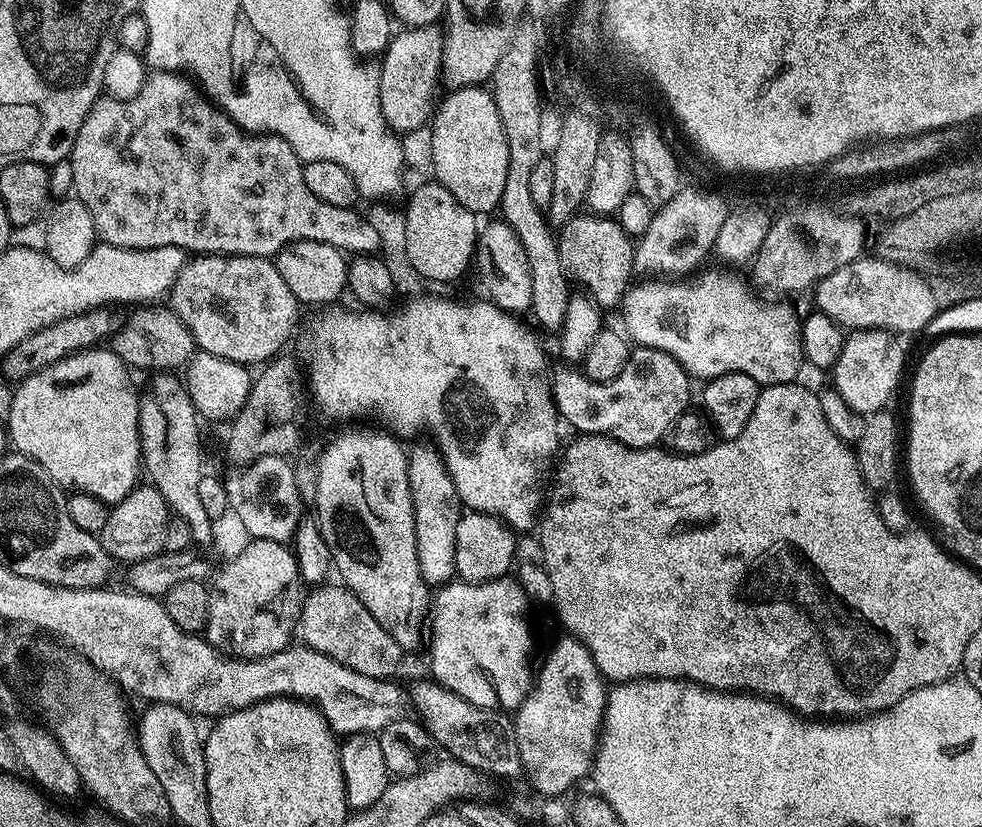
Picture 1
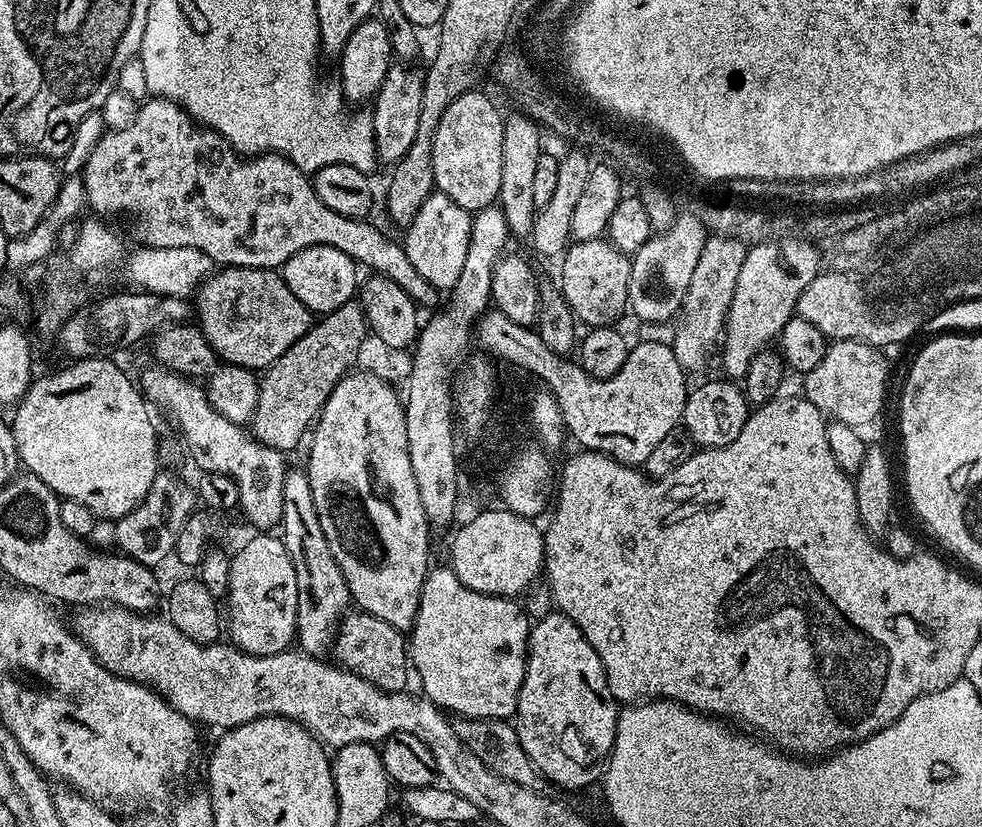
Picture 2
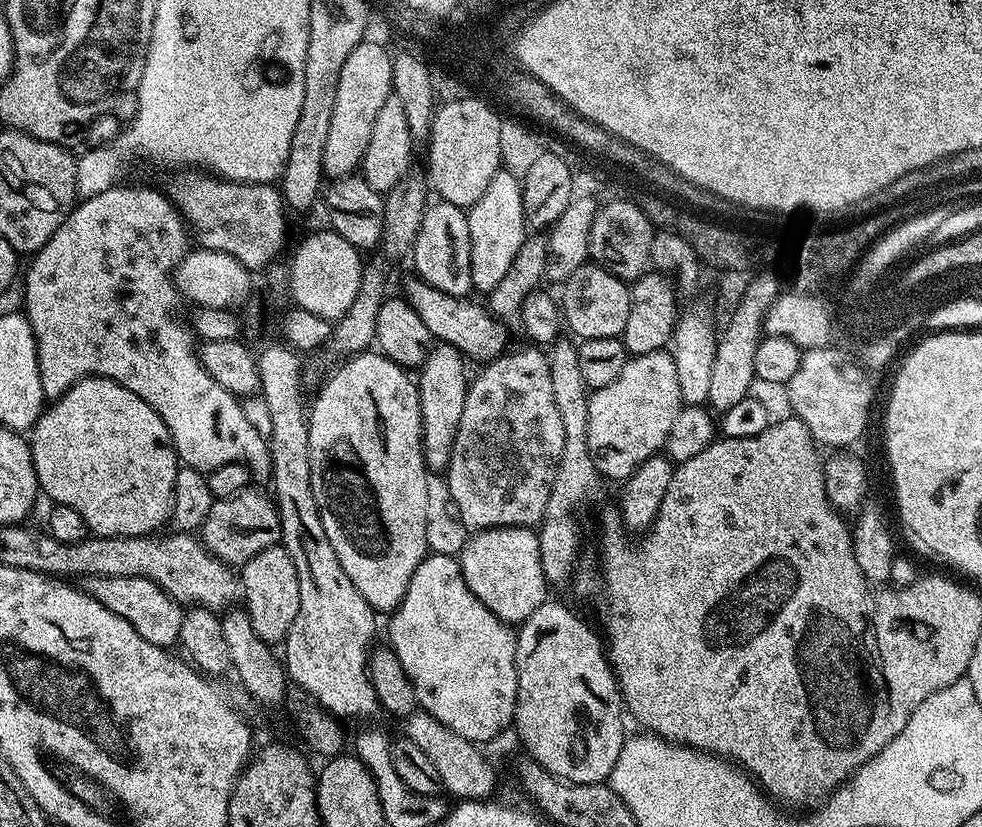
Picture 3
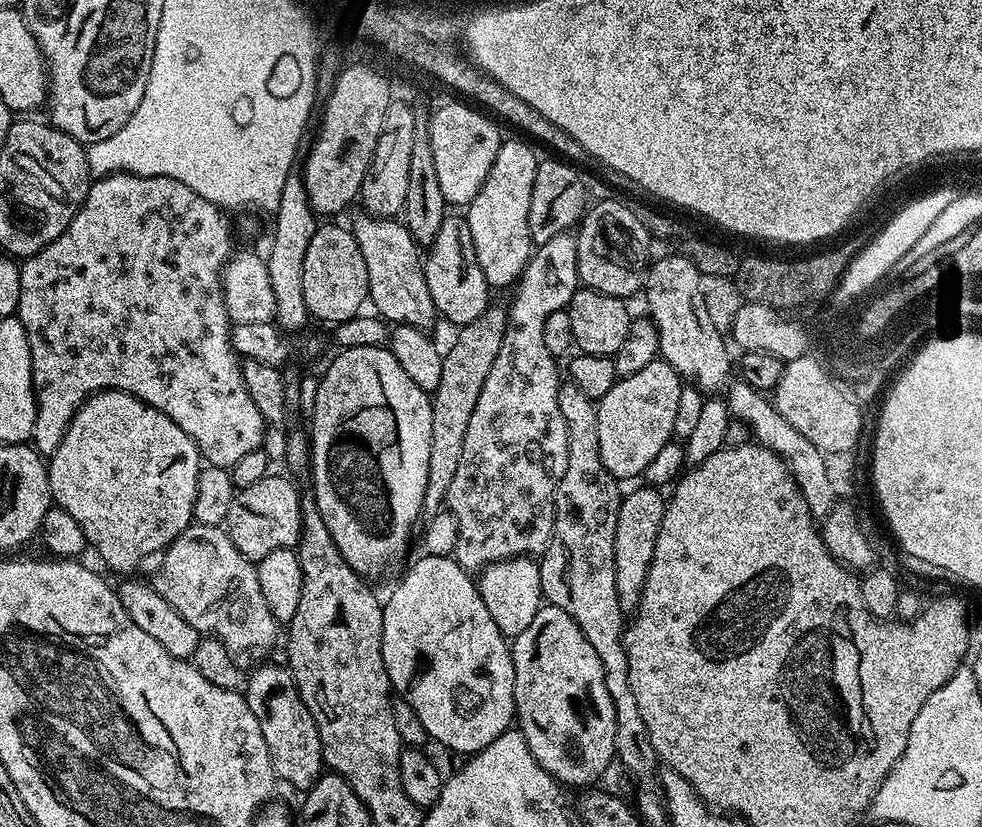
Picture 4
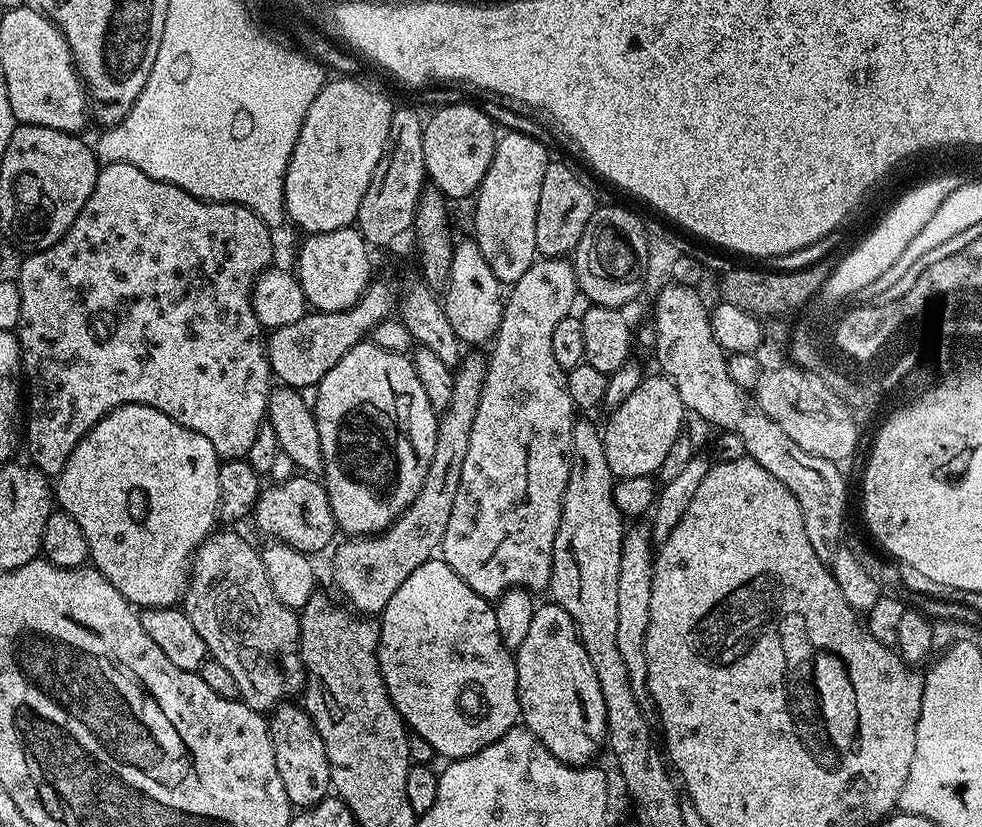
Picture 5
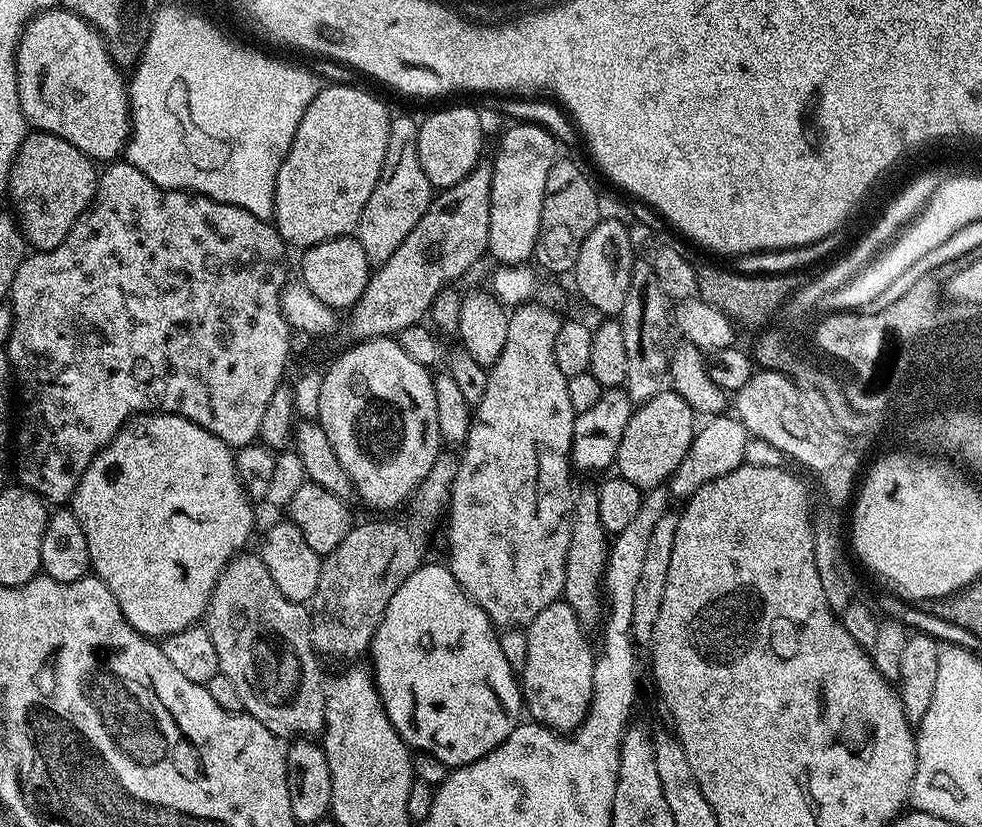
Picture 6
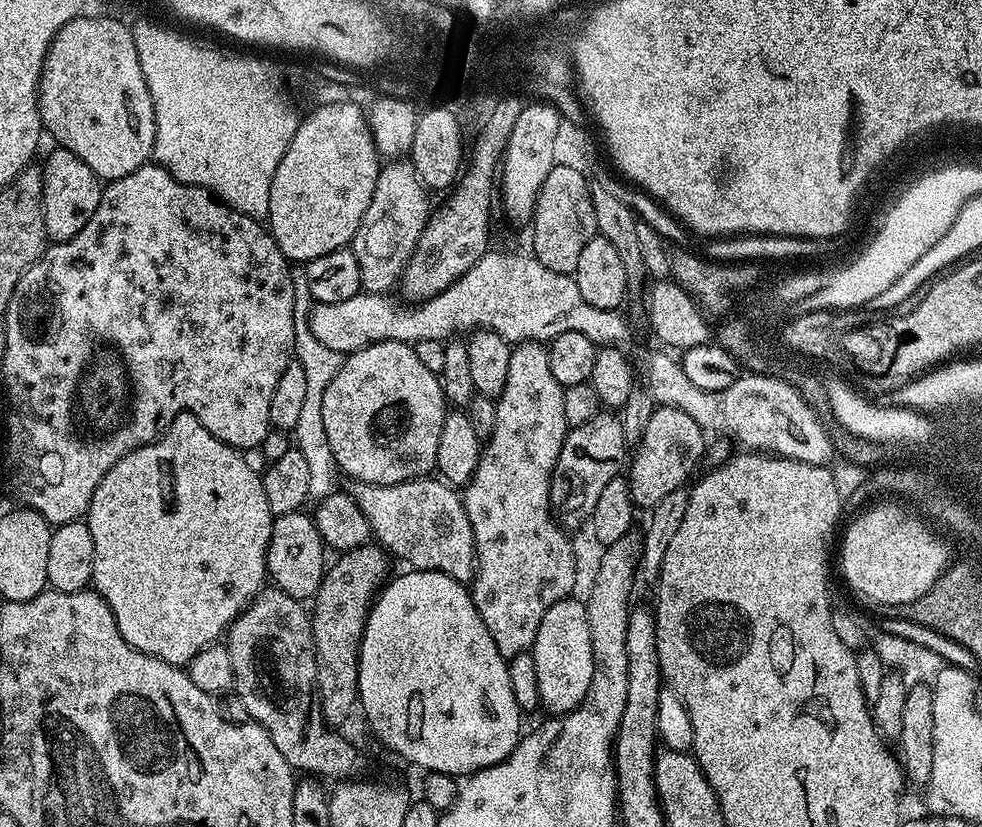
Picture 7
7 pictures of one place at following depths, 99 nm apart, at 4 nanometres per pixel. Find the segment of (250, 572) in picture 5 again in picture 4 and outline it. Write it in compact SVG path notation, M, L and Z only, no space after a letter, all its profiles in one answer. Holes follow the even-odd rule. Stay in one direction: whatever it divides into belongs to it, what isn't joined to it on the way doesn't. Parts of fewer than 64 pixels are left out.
M195 522L188 525L174 542L170 542L163 552L159 553L158 561L160 565L156 568L156 573L150 577L150 583L155 592L162 594L194 630L208 638L220 640L226 646L226 650L233 654L239 652L264 652L267 648L272 648L276 644L276 635L281 635L281 625L270 614L270 608L266 606L266 598L262 598L262 586L258 586L258 574L256 564L247 560L234 546L234 542L228 537L227 531L223 527L215 524L197 524Z

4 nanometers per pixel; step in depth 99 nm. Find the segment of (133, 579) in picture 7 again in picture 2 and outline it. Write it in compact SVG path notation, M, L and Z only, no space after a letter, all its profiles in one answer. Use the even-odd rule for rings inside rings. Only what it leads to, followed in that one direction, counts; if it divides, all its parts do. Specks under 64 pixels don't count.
M112 358L77 360L69 365L41 380L40 377L33 379L28 393L15 405L10 427L16 454L19 463L42 478L57 496L82 502L82 506L88 507L101 521L115 522L144 501L156 473L162 468L156 453L156 428L148 413L150 404L133 377L131 380Z

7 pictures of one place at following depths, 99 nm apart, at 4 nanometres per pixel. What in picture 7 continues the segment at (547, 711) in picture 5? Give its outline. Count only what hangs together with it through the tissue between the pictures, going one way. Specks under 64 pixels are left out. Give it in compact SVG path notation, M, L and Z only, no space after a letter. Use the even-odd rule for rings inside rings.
M569 598L567 600L559 600L554 602L554 606L550 606L550 610L546 610L546 615L542 617L542 626L538 626L538 634L534 638L532 647L530 649L532 657L534 658L534 666L538 670L538 694L540 695L540 702L543 711L548 711L548 714L563 714L565 712L573 712L574 709L580 707L580 703L586 698L586 694L592 685L592 679L596 671L594 670L594 646L590 638L590 622L588 621L588 606L583 599Z

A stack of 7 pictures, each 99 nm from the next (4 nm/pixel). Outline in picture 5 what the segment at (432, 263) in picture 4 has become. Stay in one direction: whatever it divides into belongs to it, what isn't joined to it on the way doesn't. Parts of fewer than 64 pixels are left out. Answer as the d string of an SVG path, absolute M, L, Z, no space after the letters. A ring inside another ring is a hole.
M468 238L453 247L449 284L442 293L442 303L446 318L450 318L450 326L454 326L454 334L458 334L461 345L487 345L495 337L500 329L506 299L505 293L500 293L500 288L501 280L494 270L490 270L486 258L482 258L482 250L478 250L475 239Z

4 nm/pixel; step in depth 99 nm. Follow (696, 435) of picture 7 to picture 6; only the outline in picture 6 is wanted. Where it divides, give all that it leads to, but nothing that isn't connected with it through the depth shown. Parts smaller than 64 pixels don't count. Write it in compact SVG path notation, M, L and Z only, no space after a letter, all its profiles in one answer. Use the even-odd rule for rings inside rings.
M665 390L658 393L654 398L650 398L645 404L639 405L633 411L630 422L622 434L622 442L618 442L618 454L614 465L619 479L630 482L641 490L647 490L659 484L668 484L671 477L678 470L679 463L682 462L690 450L694 435L694 425L692 426L694 413L692 407L686 403L677 392Z

